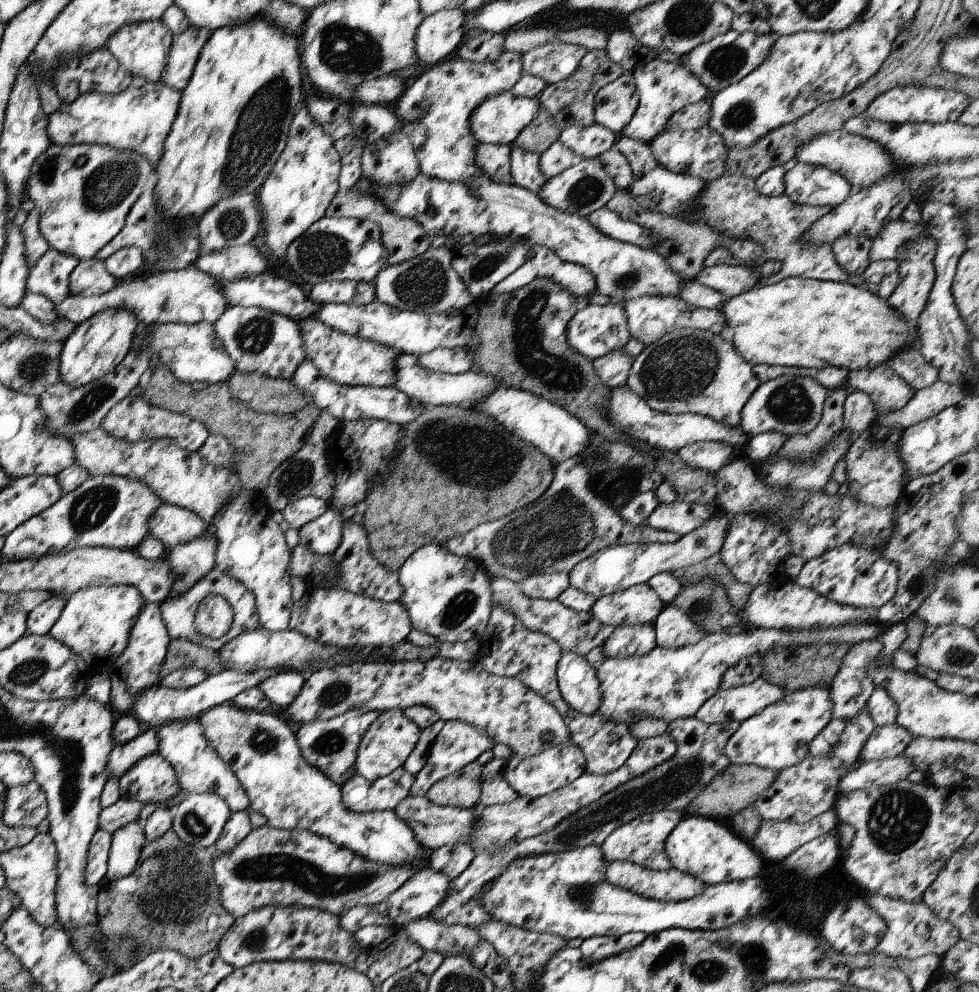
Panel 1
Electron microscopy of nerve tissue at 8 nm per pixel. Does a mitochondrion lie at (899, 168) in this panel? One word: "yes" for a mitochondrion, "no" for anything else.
no

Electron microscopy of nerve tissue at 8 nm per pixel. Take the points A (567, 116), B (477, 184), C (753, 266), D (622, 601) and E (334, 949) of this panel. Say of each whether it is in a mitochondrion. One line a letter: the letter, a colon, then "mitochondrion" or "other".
A: other
B: other
C: other
D: other
E: other

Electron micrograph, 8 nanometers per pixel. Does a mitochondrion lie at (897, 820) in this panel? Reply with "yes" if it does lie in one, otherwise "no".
yes

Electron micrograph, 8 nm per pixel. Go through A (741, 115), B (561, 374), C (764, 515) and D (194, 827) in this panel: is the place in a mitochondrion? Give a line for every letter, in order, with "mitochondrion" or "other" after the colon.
A: mitochondrion
B: mitochondrion
C: other
D: mitochondrion

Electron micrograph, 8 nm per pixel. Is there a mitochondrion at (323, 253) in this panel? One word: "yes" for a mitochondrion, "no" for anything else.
yes

